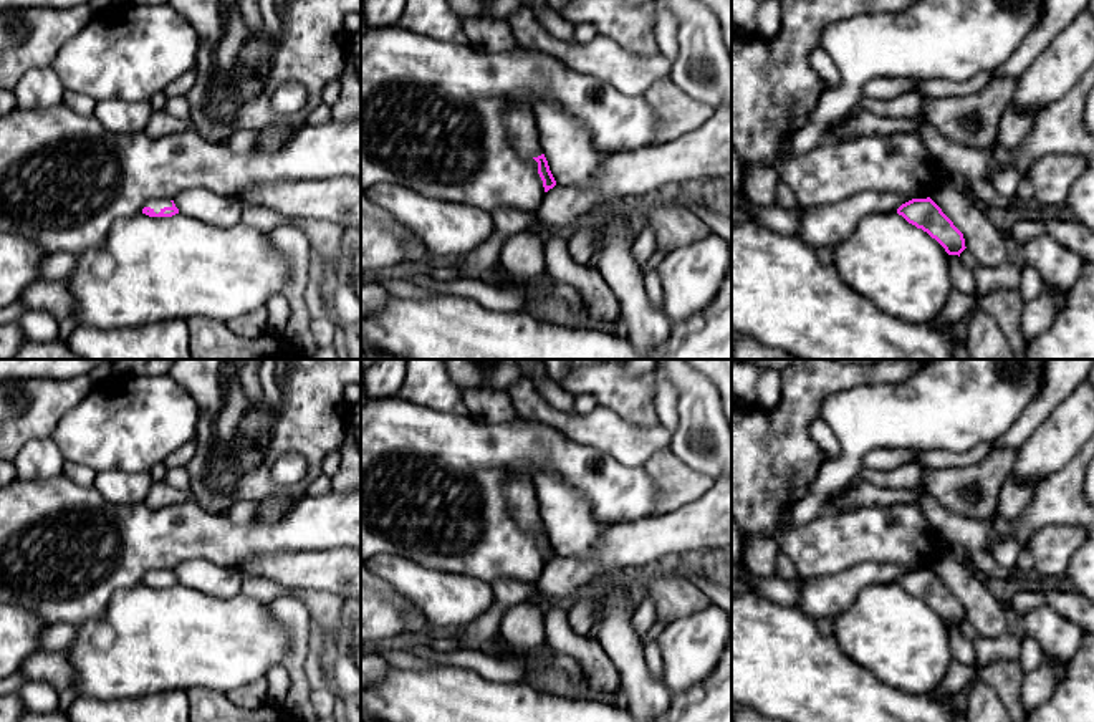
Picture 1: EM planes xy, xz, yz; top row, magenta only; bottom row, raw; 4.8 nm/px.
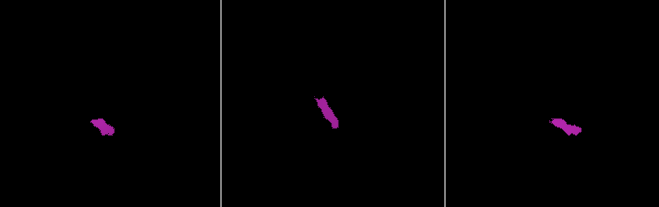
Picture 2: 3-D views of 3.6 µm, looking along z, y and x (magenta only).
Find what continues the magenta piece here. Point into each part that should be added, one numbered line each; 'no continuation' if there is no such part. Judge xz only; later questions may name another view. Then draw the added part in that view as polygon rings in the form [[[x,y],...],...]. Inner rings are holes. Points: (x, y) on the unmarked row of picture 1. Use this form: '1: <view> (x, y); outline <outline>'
1: xz (523, 507); outline [[[511,475],[505,484],[505,498],[510,517],[523,528],[538,528],[543,525],[540,503],[533,482],[523,475]]]

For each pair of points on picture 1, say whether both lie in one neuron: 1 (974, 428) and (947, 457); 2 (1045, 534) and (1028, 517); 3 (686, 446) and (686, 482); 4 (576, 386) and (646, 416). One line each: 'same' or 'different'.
1: different
2: different
3: different
4: same

